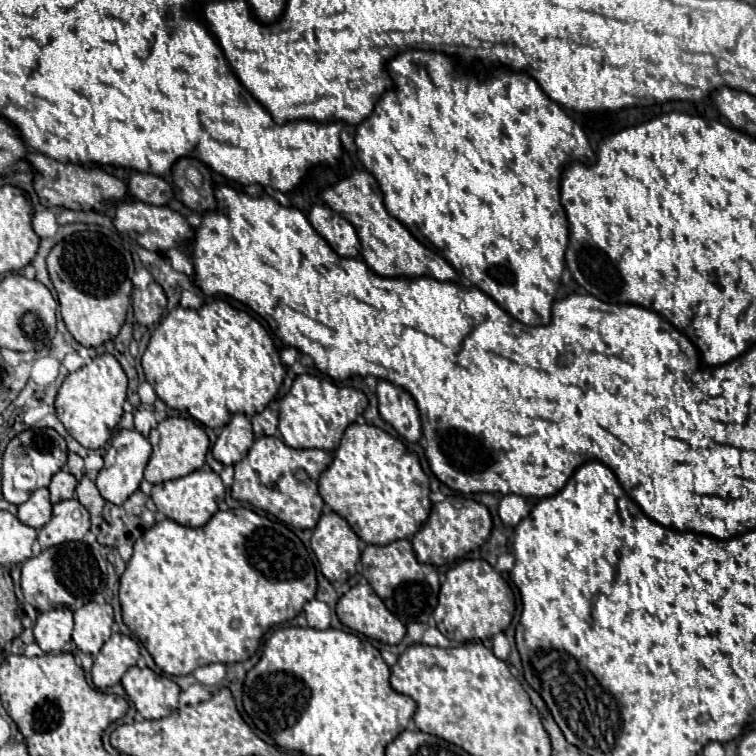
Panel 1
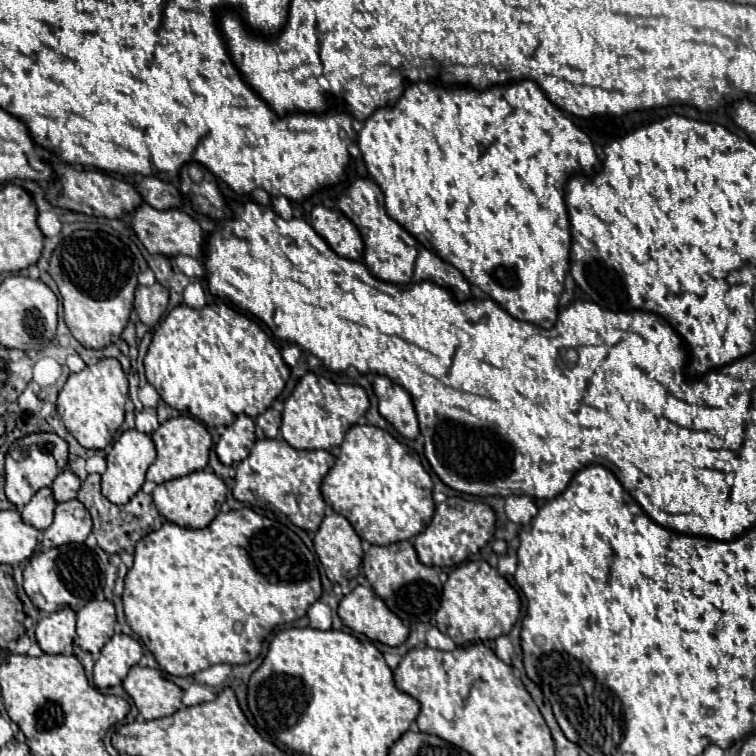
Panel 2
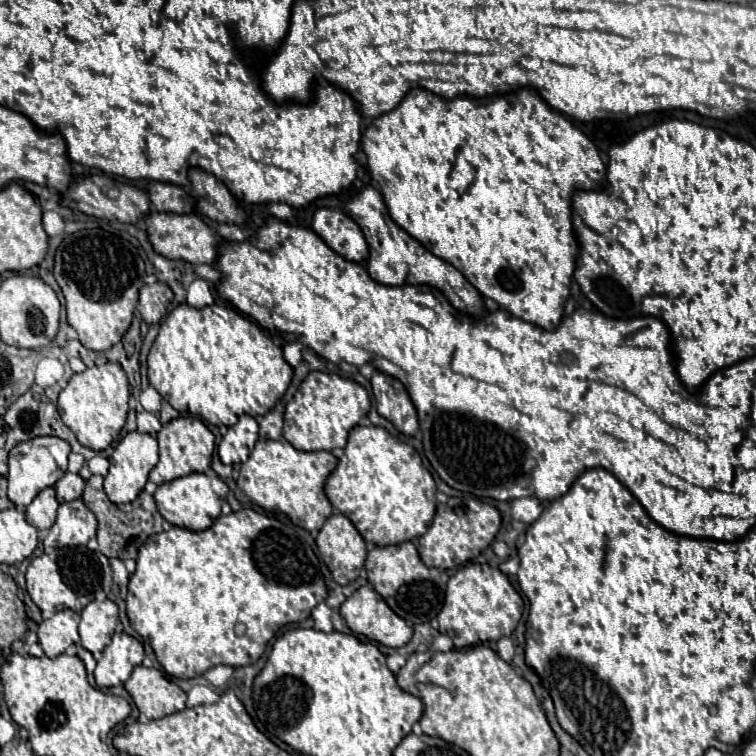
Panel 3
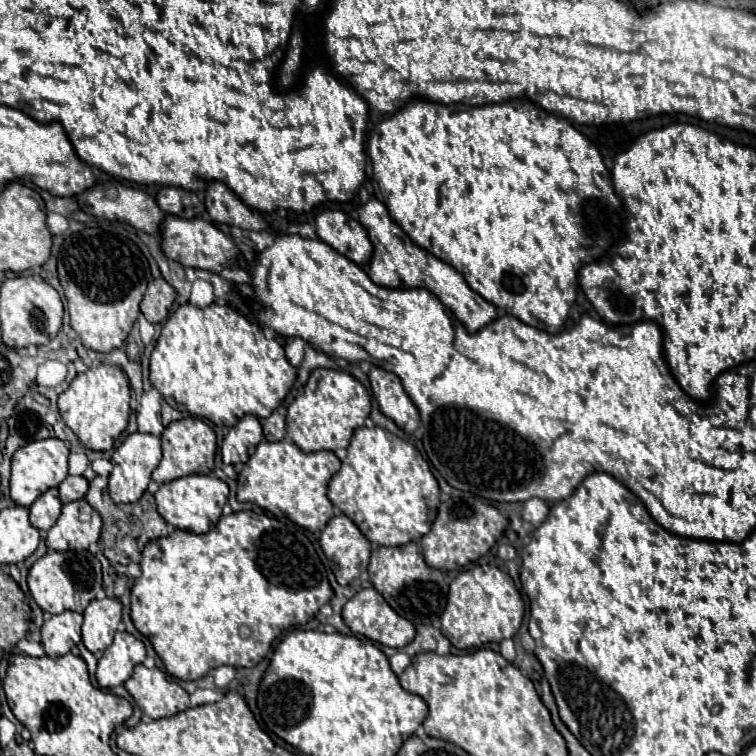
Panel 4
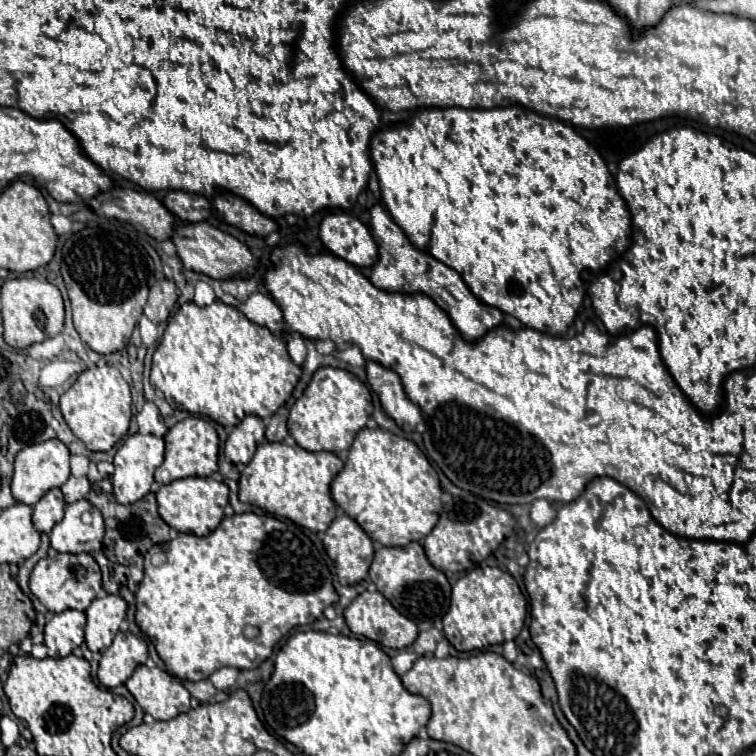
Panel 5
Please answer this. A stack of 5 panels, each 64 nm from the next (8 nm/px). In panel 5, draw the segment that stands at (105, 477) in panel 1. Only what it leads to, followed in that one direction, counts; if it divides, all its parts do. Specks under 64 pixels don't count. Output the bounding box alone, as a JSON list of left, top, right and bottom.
[112,434,164,504]

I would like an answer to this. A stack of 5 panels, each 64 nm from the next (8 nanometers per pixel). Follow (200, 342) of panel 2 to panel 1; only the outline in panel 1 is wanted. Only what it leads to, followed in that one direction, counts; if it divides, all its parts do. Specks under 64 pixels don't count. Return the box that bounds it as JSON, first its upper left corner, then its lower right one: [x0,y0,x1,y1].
[142,300,286,428]

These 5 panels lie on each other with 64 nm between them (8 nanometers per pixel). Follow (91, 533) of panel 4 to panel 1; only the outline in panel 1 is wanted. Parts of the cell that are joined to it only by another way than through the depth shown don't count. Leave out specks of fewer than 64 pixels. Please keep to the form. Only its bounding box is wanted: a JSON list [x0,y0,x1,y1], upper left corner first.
[38,500,88,548]

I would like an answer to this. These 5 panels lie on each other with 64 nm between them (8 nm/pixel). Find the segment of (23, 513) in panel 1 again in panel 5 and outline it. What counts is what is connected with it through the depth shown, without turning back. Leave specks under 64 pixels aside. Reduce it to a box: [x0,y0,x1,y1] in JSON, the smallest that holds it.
[32,488,64,534]

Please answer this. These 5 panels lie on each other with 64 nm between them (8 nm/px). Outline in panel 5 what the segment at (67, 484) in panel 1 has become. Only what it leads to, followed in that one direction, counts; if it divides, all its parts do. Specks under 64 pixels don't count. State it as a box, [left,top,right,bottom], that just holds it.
[60,476,90,504]

